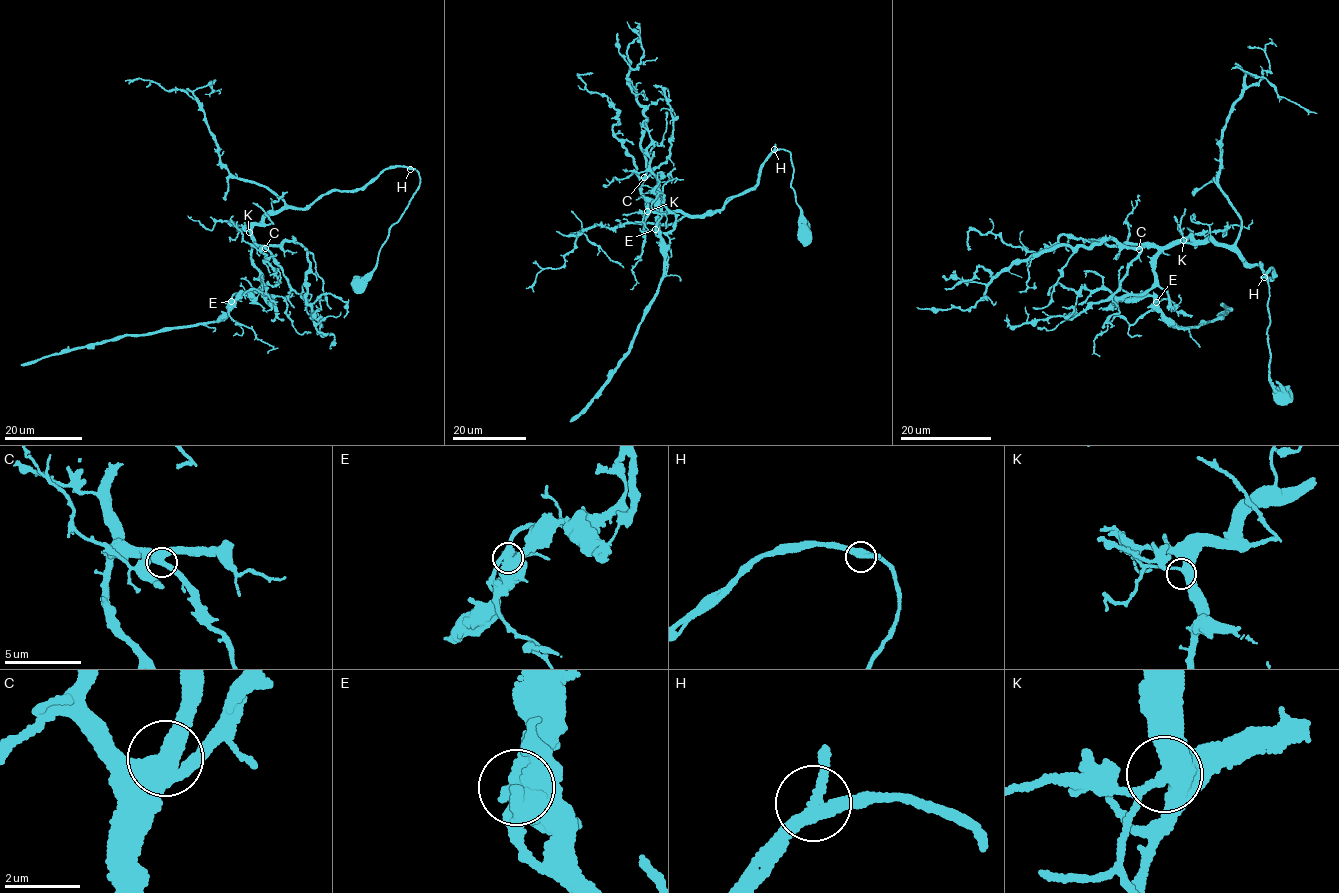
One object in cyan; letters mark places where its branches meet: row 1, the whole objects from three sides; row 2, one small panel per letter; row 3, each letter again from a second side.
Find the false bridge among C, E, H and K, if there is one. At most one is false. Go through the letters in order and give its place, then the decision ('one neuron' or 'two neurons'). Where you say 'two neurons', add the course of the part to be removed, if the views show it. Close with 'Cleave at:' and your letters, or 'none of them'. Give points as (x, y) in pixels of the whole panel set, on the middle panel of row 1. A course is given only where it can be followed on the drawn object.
C: place (644, 177); one neuron
E: place (655, 229); two neurons; course (655, 228), (662, 240), (665, 258), (657, 290), (628, 351), (586, 407), (570, 422)
H: place (774, 149); one neuron
K: place (647, 211); one neuron
Cleave at: E

